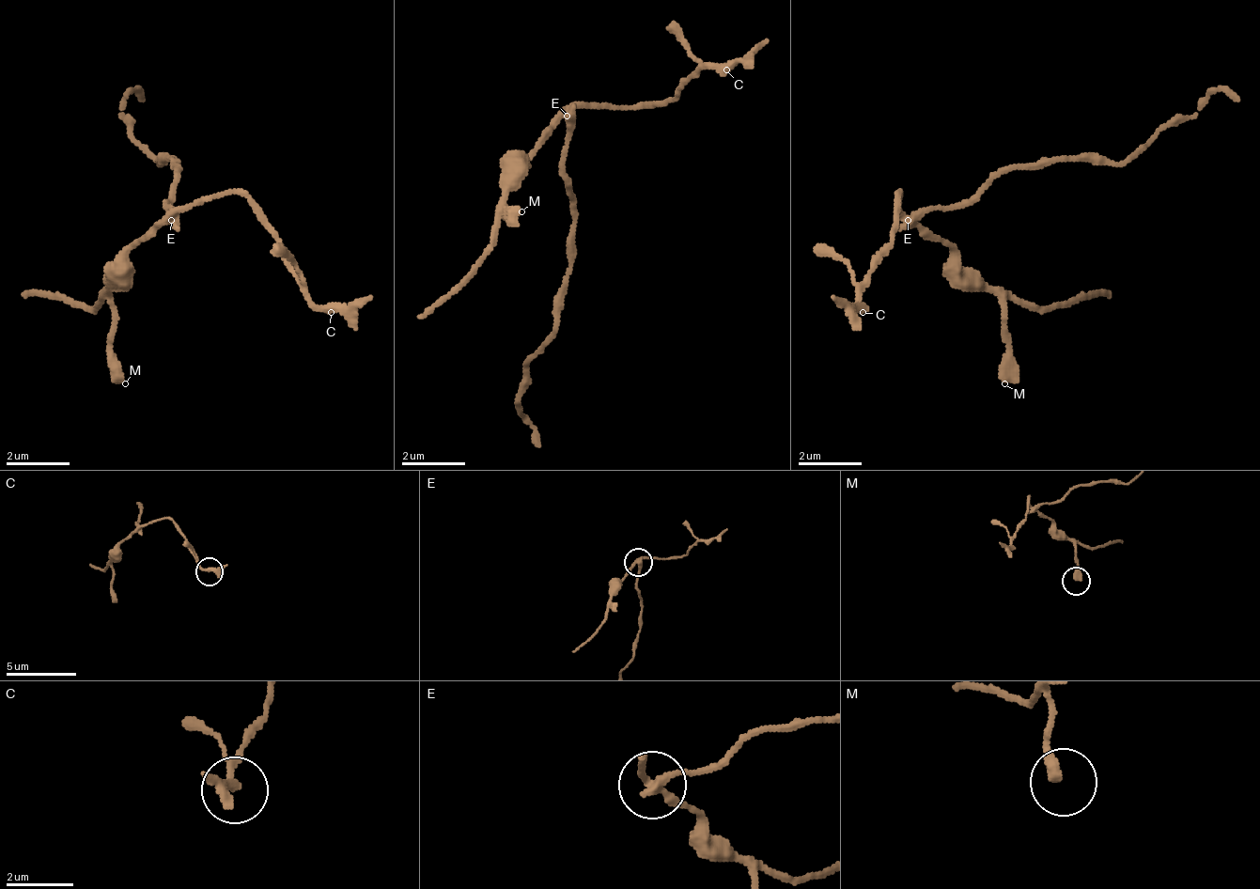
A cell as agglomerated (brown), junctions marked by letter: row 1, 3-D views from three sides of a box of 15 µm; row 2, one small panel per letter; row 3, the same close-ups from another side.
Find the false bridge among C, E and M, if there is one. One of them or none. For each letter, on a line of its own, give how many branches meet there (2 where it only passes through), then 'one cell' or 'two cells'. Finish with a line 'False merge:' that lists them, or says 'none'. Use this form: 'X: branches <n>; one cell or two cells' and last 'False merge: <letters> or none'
C: branches 2; one cell
E: branches 3; two cells
M: branches 1; one cell
False merge: E

